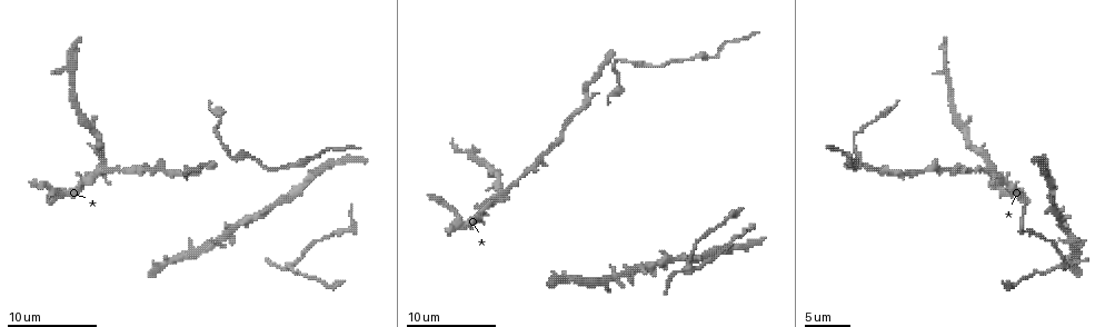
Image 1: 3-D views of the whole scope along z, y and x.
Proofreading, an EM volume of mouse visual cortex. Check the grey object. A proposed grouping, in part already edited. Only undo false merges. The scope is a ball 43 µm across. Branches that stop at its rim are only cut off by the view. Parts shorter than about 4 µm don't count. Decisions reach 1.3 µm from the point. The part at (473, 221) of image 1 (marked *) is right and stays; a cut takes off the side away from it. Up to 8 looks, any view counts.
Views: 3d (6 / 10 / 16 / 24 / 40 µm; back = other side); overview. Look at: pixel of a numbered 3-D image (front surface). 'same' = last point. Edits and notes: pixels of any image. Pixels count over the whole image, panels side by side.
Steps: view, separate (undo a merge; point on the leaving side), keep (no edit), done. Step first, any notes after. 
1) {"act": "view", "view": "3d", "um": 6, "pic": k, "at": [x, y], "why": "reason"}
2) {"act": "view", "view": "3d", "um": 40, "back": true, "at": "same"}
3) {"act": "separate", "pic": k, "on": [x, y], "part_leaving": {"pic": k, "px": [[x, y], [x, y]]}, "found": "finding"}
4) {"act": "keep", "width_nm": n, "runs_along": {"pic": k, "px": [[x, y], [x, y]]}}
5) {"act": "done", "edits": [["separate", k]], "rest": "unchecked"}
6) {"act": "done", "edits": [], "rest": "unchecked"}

{"act": "view", "view": "3d", "um": 16, "pic": 1, "at": [502, 194], "why": "a fork"}

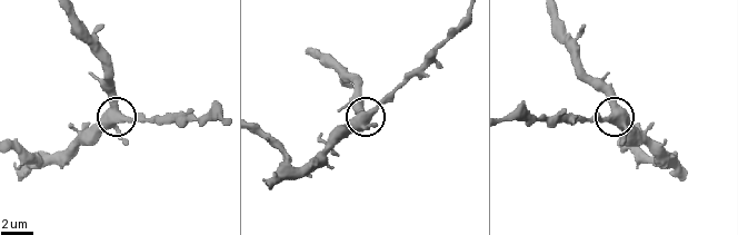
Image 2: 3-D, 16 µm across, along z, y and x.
{"act": "keep", "width_nm": 460, "found": "one neuron here"}

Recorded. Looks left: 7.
{"act": "view", "view": "3d", "um": 16, "pic": 1, "at": [627, 62]}

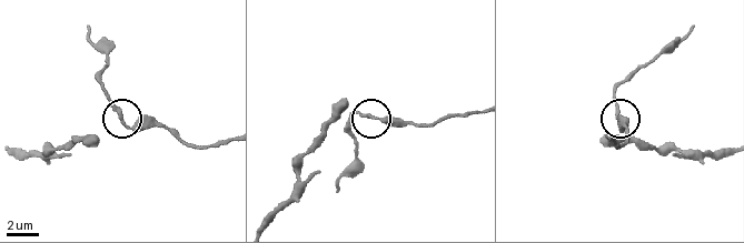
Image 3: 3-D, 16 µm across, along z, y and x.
{"act": "keep", "width_nm": 250, "runs_along": {"pic": 3, "px": [[265, 220], [340, 113], [372, 117], [350, 113]]}, "found": "one neuron here"}

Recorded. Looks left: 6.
{"act": "view", "view": "3d", "um": 10, "pic": 1, "at": [714, 59], "why": "calibre changes"}

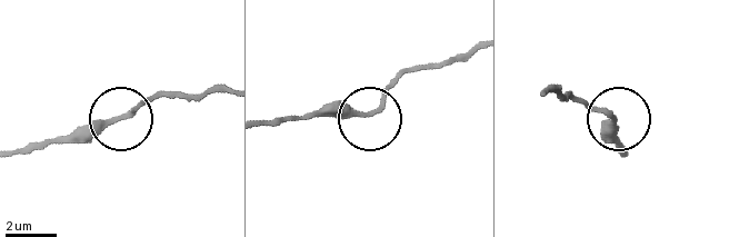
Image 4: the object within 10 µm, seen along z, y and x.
{"act": "keep", "found": "one neuron here"}

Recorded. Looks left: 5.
{"act": "view", "view": "3d", "um": 10, "pic": 1, "at": [229, 231], "why": "three arms meet"}

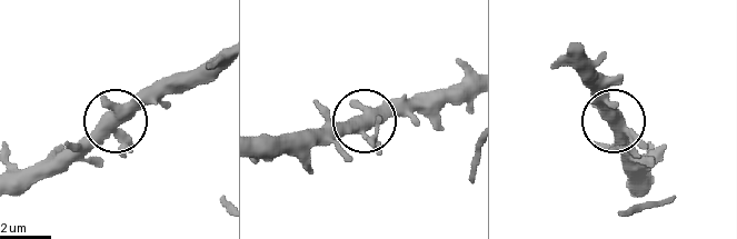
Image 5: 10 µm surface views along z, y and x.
{"act": "keep", "width_nm": 440, "found": "one neuron here"}

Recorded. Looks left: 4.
{"act": "done", "edits": [], "rest": "unchecked"}

